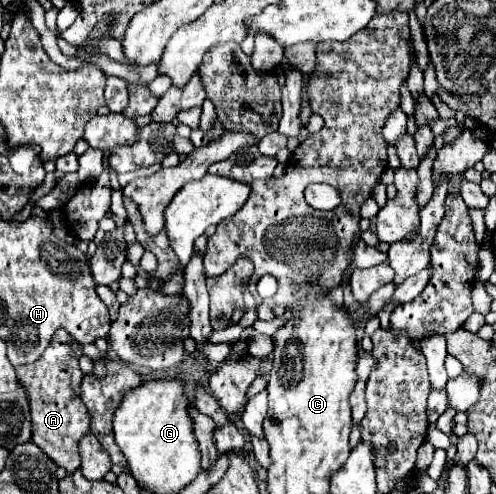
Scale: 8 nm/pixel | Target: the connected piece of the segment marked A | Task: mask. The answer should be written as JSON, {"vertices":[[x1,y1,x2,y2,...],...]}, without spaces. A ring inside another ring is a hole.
{"vertices":[[58,329,51,339,45,353,31,365,21,365,17,377,27,389,29,407,33,415,33,443,43,449,59,467,65,467,67,473,73,473,79,467,79,439,89,433,89,411,85,409,79,387,81,387,81,369,79,359,83,351,64,329],[45,363,63,363,63,365,45,365]]}

